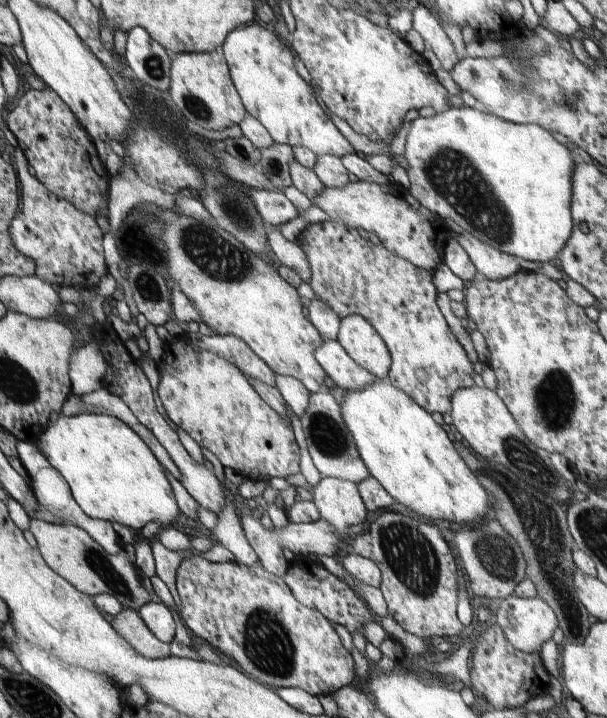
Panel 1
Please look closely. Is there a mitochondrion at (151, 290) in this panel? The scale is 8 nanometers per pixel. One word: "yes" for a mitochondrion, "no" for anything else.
yes

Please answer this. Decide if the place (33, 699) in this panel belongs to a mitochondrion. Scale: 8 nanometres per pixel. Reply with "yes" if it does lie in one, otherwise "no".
yes

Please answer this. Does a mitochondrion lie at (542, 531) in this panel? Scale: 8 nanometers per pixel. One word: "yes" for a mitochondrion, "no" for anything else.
yes

